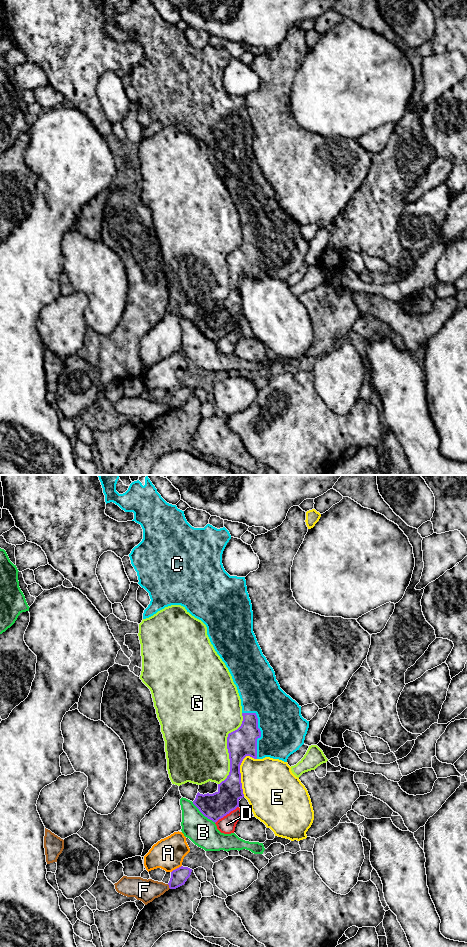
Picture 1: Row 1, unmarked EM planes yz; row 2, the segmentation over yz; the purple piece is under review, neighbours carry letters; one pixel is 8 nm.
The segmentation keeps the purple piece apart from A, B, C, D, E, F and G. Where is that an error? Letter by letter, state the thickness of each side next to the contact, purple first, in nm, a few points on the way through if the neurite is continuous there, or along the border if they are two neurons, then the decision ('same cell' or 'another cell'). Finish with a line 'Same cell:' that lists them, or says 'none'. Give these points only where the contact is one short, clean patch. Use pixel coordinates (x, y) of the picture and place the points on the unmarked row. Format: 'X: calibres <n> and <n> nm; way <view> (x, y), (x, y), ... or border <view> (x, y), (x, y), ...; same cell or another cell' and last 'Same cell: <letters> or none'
A: calibres 140 and 260 nm; another cell
B: calibres 220 and 240 nm; another cell
C: calibres 220 and 360 nm; same cell
D: calibres 220 and 140 nm; another cell
E: calibres 220 and 420 nm; another cell
F: calibres 140 and 180 nm; another cell
G: calibres 220 and 500 nm; another cell
Same cell: C

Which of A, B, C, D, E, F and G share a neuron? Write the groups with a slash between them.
A / B / C / D / E / F / G

